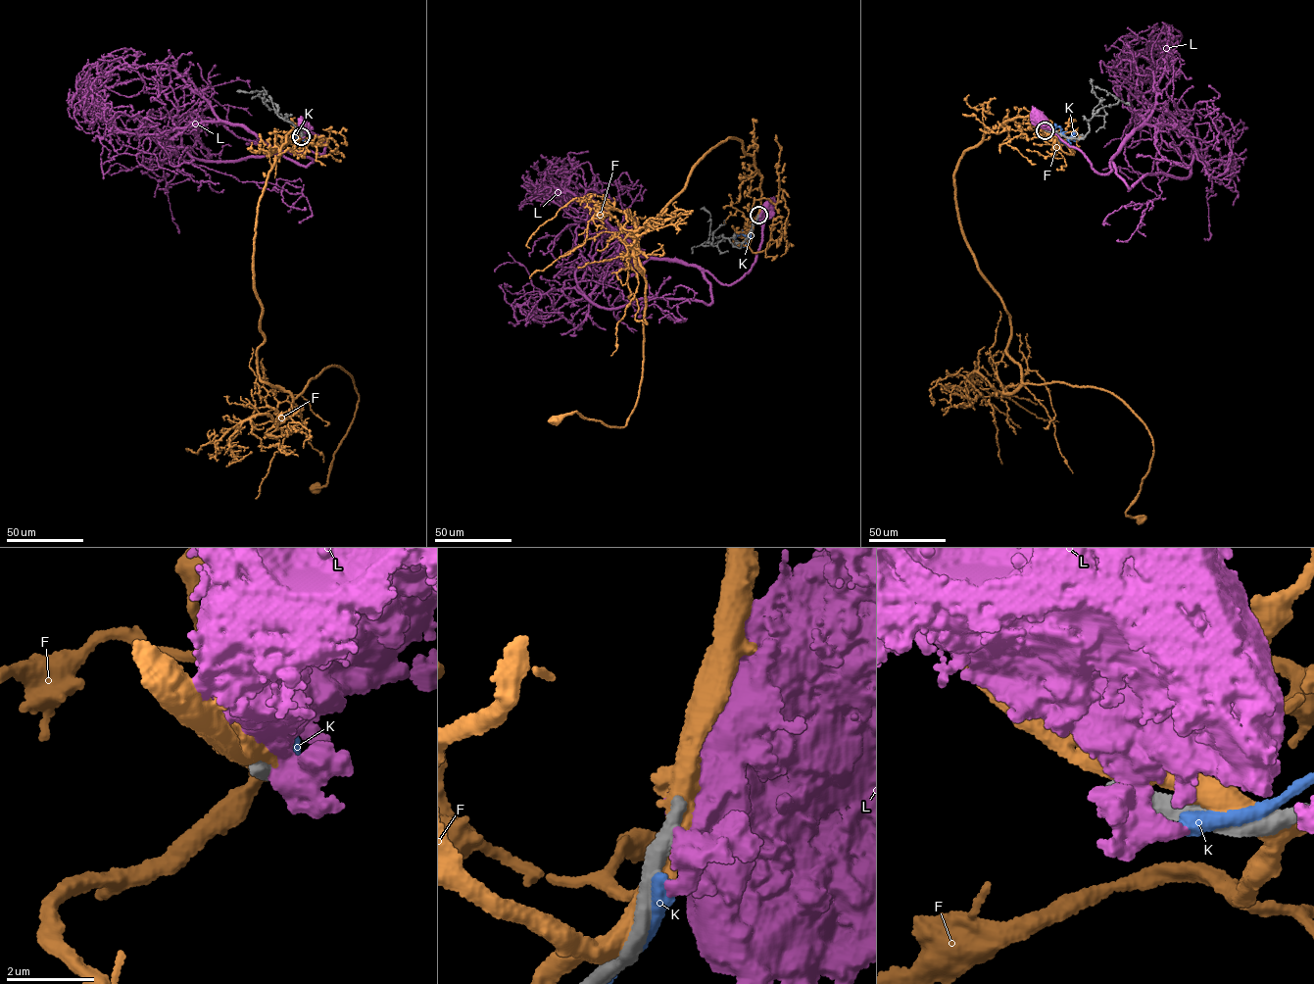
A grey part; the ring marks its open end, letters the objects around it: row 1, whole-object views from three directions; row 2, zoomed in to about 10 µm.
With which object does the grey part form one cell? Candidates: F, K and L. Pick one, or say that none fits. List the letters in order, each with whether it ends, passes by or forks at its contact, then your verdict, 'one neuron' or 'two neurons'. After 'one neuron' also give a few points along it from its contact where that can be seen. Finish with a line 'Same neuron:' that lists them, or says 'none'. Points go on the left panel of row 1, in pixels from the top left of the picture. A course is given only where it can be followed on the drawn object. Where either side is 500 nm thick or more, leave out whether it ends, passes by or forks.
F: it forks | two neurons
K: two neurons
L: two neurons
Same neuron: none

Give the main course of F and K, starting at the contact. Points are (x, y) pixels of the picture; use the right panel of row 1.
F: (1046, 130), (1015, 117), (965, 152), (958, 220), (1023, 383), (1106, 390), (1144, 425), (1126, 512), (1141, 519)
K: (1048, 131), (1059, 127), (1070, 146), (1056, 140)

